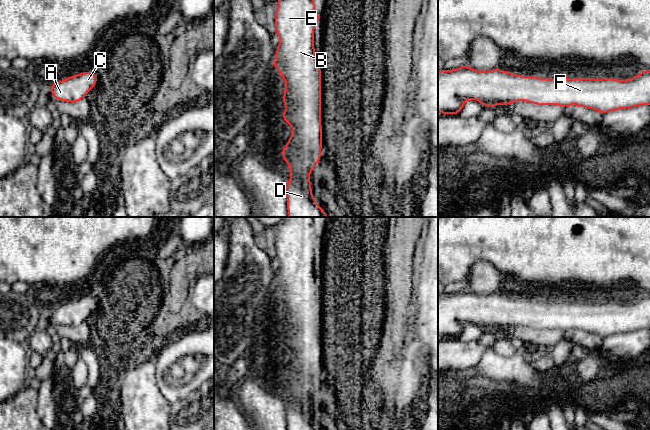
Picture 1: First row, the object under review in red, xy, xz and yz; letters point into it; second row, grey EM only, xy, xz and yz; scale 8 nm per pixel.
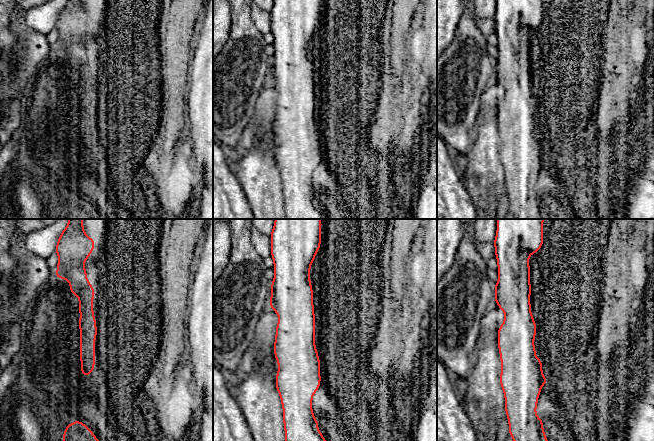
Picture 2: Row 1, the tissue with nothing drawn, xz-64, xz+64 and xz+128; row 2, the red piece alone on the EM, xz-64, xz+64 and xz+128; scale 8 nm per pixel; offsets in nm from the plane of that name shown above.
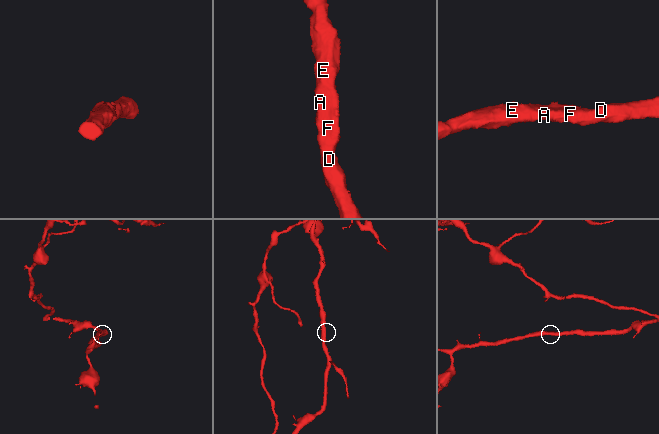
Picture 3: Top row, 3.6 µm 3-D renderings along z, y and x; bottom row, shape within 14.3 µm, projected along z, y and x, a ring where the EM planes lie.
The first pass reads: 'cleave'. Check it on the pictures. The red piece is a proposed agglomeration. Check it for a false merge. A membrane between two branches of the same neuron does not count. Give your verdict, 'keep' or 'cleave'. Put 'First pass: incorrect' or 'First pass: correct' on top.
First pass: incorrect
keep

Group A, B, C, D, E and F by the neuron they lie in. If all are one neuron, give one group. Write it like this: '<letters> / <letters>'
A B C D E F

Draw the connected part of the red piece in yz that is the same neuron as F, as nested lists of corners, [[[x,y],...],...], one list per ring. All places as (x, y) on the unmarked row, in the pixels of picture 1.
[[[463,289],[455,294],[438,295],[438,336],[443,338],[457,339],[463,332],[465,325],[474,323],[481,326],[485,331],[494,331],[498,328],[508,329],[519,324],[524,324],[538,329],[579,329],[589,333],[595,333],[602,338],[612,334],[632,332],[639,329],[650,329],[650,294],[629,304],[616,304],[606,301],[604,303],[593,302],[537,302],[535,300],[519,300],[512,296],[504,296],[501,293],[490,295],[477,295],[471,291]]]

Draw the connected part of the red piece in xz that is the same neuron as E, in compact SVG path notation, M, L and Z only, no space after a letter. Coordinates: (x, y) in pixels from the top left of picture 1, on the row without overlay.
M282 217L278 225L275 239L276 257L280 261L279 270L276 273L276 281L273 291L276 295L282 294L279 299L285 304L286 314L283 316L282 327L286 328L286 334L282 337L283 343L294 353L289 367L282 373L282 381L290 391L292 401L286 409L287 430L319 430L311 416L311 405L308 399L321 383L322 352L321 352L321 293L315 282L313 268L314 250L321 244L313 226L313 217Z

